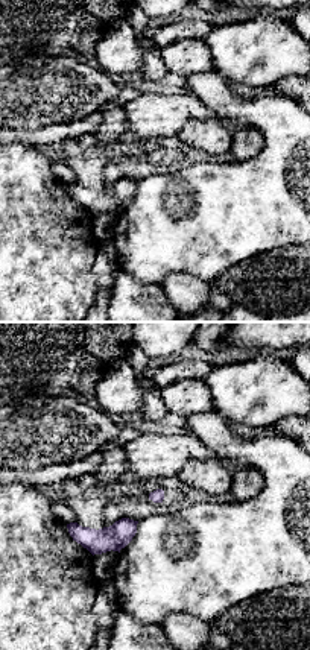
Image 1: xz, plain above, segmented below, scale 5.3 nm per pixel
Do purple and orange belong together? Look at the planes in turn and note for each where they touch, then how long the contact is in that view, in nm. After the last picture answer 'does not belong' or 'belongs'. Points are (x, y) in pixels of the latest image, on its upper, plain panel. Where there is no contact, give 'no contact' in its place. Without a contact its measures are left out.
no contact

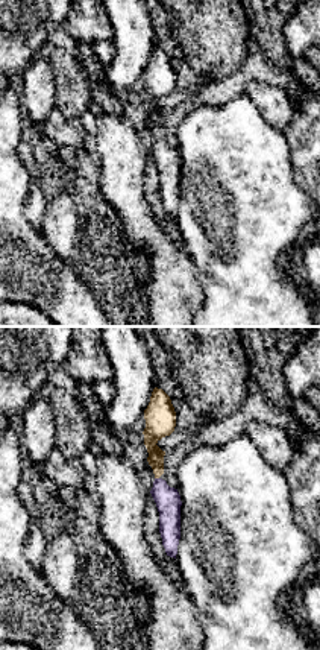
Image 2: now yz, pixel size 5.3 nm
contact (156, 138); length 30 nm

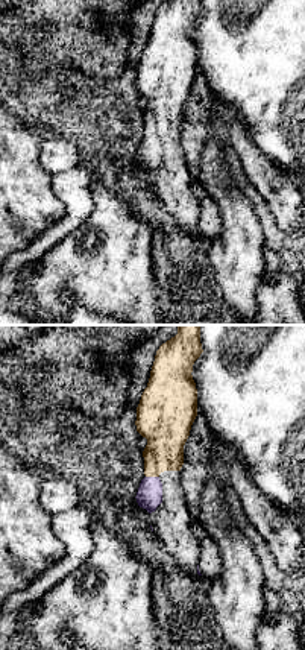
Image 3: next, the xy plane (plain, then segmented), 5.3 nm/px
contact (152, 137); length 70 nm

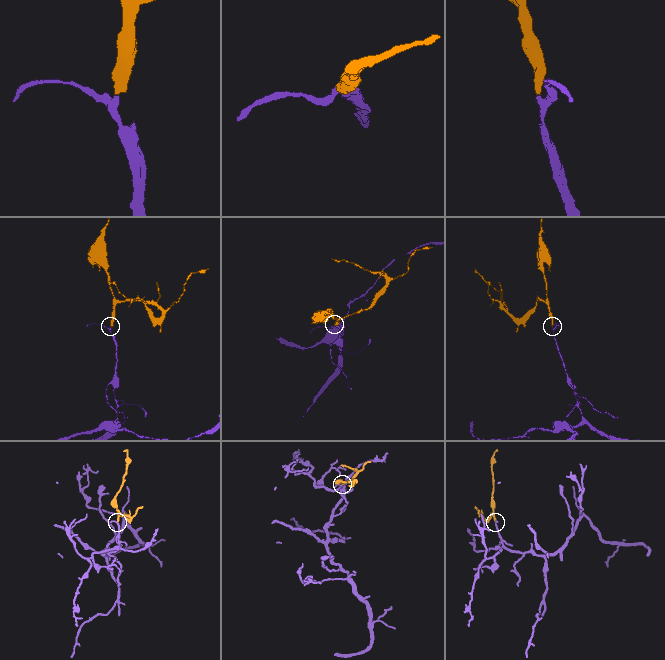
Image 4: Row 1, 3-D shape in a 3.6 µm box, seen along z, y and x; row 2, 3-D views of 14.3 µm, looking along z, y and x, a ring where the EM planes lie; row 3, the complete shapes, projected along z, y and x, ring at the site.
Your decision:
belongs

